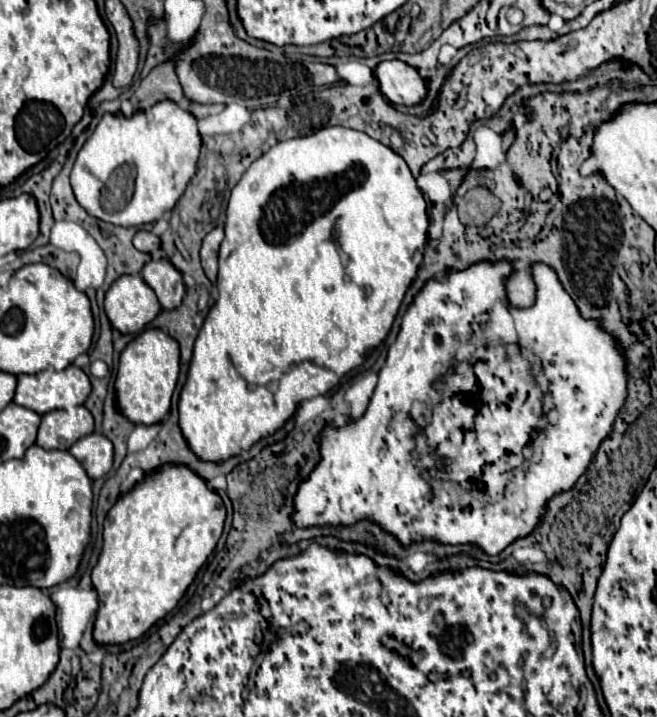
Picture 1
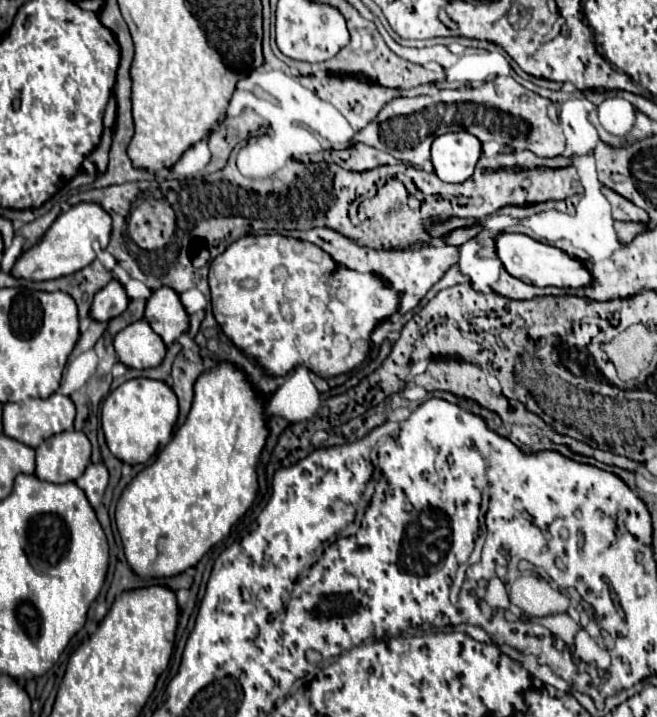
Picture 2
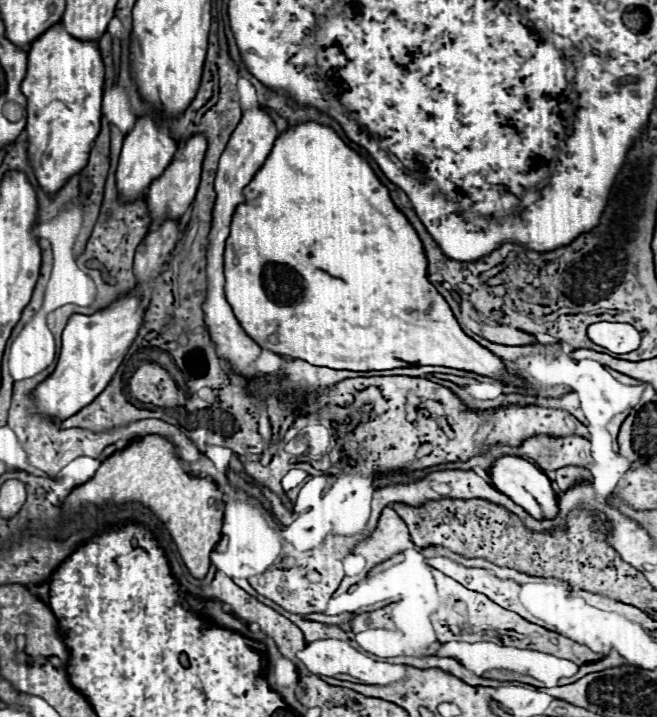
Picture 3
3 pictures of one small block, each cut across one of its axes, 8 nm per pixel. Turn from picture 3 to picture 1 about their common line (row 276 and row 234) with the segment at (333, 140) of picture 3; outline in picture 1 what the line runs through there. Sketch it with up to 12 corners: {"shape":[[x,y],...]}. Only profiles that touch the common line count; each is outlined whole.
{"shape":[[352,128],[232,188],[178,426],[276,434],[388,336],[428,208]]}

